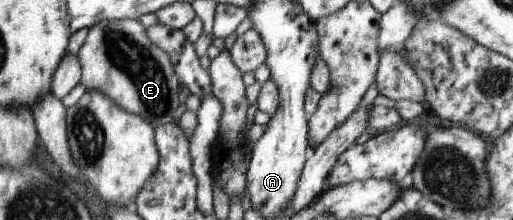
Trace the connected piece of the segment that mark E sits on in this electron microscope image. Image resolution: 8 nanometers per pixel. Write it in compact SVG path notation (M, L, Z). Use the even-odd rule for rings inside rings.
M139 19L104 20L89 29L84 45L76 55L81 65L81 83L86 91L97 91L116 107L136 114L150 125L160 127L173 123L174 113L181 105L178 88L181 86L169 57L155 46L148 37L147 29Z

